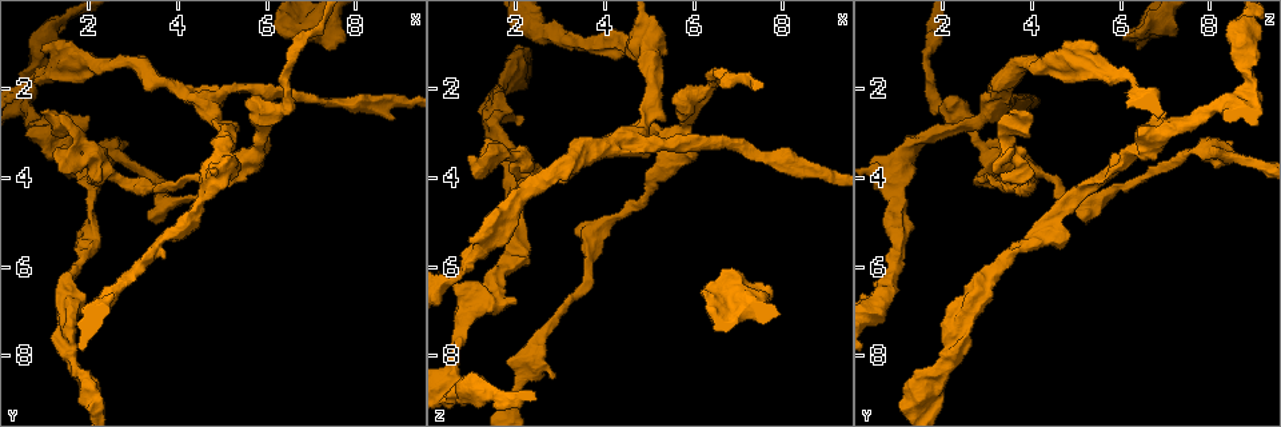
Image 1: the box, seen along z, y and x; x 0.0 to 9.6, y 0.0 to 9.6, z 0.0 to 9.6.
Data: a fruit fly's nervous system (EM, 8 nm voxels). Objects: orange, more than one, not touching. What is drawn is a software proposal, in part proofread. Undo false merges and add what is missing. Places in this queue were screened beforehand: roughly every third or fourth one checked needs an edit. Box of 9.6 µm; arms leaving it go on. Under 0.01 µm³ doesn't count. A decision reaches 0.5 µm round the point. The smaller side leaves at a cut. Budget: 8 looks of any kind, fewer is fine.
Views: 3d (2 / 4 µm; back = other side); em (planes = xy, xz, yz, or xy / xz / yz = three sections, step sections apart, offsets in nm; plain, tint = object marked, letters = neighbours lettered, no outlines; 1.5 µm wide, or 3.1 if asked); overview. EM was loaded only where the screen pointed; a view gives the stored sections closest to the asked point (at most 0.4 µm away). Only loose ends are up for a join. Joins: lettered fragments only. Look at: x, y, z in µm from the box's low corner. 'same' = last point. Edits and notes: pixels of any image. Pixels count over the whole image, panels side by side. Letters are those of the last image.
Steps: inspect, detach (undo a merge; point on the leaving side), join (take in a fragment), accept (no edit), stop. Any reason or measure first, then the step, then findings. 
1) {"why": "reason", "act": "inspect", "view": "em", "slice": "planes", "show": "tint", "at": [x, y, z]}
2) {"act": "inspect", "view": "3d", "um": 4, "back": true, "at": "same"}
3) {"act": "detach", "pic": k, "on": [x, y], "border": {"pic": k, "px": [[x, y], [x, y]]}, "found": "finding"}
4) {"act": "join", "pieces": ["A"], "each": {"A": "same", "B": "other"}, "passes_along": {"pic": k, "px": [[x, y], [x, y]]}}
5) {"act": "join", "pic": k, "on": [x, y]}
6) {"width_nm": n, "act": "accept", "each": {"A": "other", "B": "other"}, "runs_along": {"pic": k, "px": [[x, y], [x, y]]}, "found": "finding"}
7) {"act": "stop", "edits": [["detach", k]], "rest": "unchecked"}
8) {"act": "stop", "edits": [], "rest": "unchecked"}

{"why": "an open end", "act": "inspect", "view": "em", "slice": "planes", "show": "letters", "at": [7.30, 1.15, 6.30]}

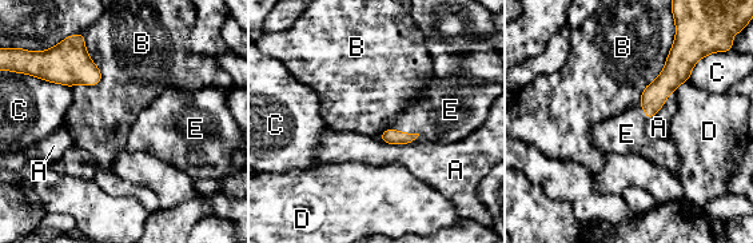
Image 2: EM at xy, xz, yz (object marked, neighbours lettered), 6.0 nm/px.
{"act": "join", "pieces": ["E"], "each": {"A": "other", "B": "other", "C": "other", "D": "other", "E": "same"}, "passes_along": {"pic": 2, "px": [[391, 136], [405, 132], [441, 114]]}, "found": "the cell continues"}

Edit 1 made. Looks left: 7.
{"why": "branch stops here", "act": "inspect", "view": "em", "slice": "planes", "show": "letters", "at": [1.00, 2.50, 3.60]}

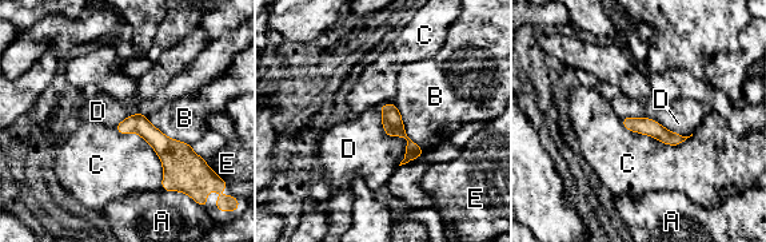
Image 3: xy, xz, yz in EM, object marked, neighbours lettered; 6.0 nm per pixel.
{"act": "accept", "each": {"A": "other", "B": "other", "C": "other", "D": "other", "E": "other"}, "runs_along": {"pic": 3, "px": [[626, 120], [679, 139]]}, "found": "none of them fits"}

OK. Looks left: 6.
{"why": "thick end", "act": "inspect", "view": "3d", "um": 4, "at": [1.95, 2.55, 6.75]}

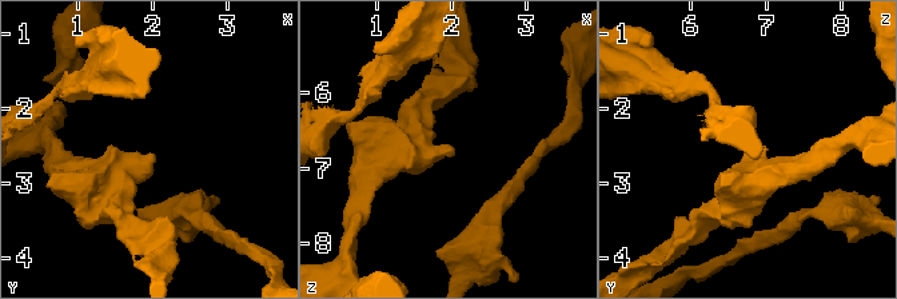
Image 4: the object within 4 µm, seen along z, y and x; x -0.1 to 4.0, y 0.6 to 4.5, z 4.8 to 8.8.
{"act": "inspect", "view": "em", "slice": "xy", "step": 8, "show": "tint", "at": [2.00, 2.60, 6.75]}

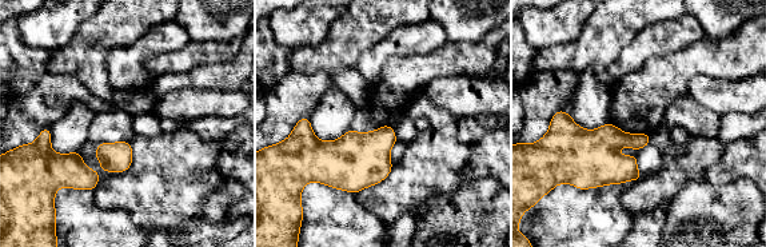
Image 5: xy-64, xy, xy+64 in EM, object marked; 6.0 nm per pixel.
{"act": "inspect", "view": "em", "slice": "xy", "step": 8, "show": "letters", "at": "same"}

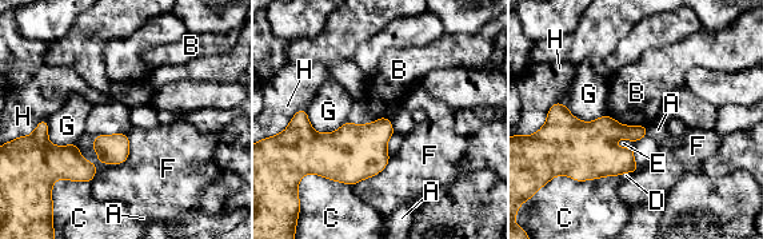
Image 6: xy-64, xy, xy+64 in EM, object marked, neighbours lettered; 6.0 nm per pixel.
{"act": "accept", "each": {"A": "other", "B": "other", "C": "other", "D": "other", "E": "other", "F": "other", "G": "other", "H": "other"}, "border": {"pic": 6, "px": [[606, 114], [622, 124], [646, 127]]}, "found": "none of them fits"}

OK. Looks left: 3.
{"act": "stop", "edits": [["join", 2]], "rest": "unchecked"}

